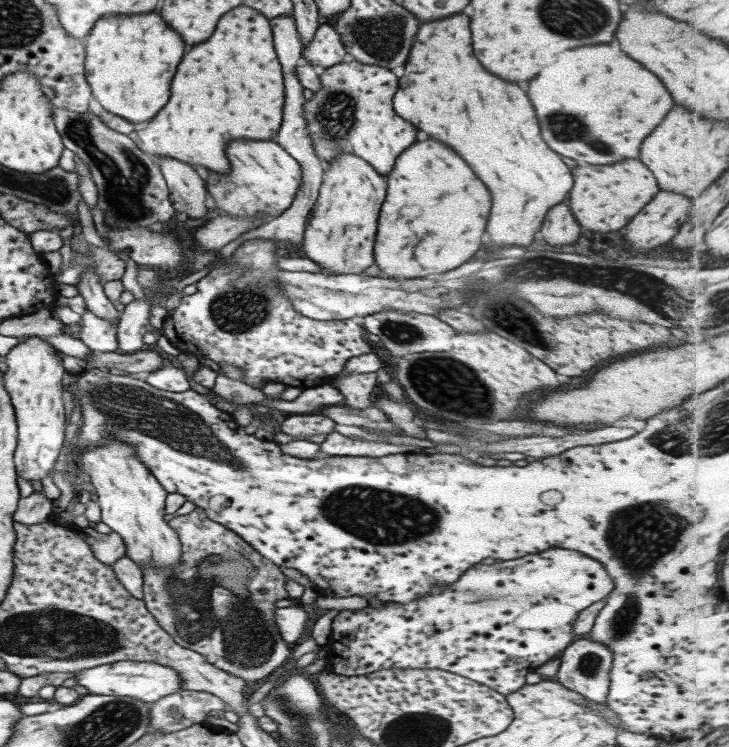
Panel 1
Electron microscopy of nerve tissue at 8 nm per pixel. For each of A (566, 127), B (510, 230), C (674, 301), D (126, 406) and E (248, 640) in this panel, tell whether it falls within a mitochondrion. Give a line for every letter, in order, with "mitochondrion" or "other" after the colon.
A: mitochondrion
B: other
C: mitochondrion
D: mitochondrion
E: mitochondrion

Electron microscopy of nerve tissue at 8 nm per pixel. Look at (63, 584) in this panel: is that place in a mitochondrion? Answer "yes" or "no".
no

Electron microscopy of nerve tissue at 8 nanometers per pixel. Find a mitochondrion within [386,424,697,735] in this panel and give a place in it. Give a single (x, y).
(639, 542)

